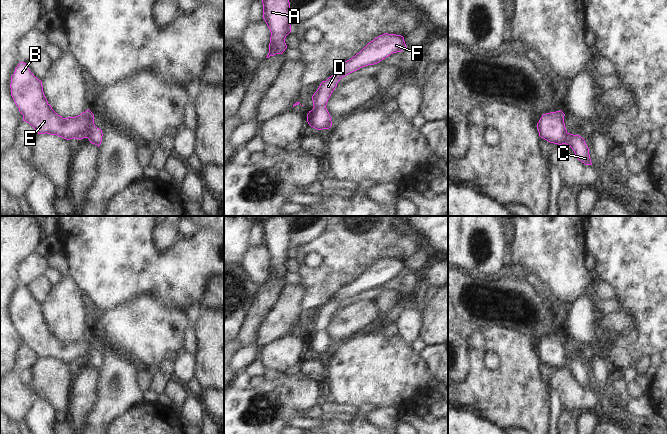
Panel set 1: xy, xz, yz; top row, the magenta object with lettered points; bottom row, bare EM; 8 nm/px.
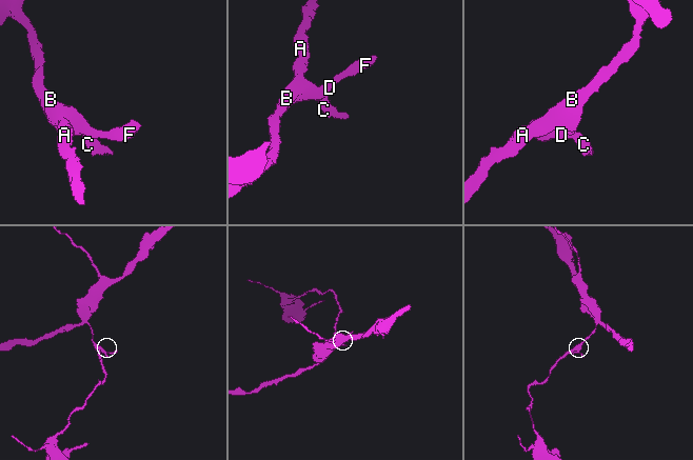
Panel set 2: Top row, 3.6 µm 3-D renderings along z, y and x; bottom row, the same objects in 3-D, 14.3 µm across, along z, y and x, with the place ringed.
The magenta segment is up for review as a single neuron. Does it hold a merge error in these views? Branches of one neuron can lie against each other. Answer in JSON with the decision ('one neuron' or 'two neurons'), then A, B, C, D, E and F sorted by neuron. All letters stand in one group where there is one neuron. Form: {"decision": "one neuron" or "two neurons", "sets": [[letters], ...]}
{"decision": "one neuron", "sets": [["A", "B", "C", "D", "E", "F"]]}

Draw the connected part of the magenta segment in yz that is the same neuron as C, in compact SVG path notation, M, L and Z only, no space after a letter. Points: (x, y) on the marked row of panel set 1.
M561 110L543 114L537 123L539 136L550 143L568 145L574 151L577 159L585 165L592 165L585 140L579 135L567 132L564 116L565 114Z

